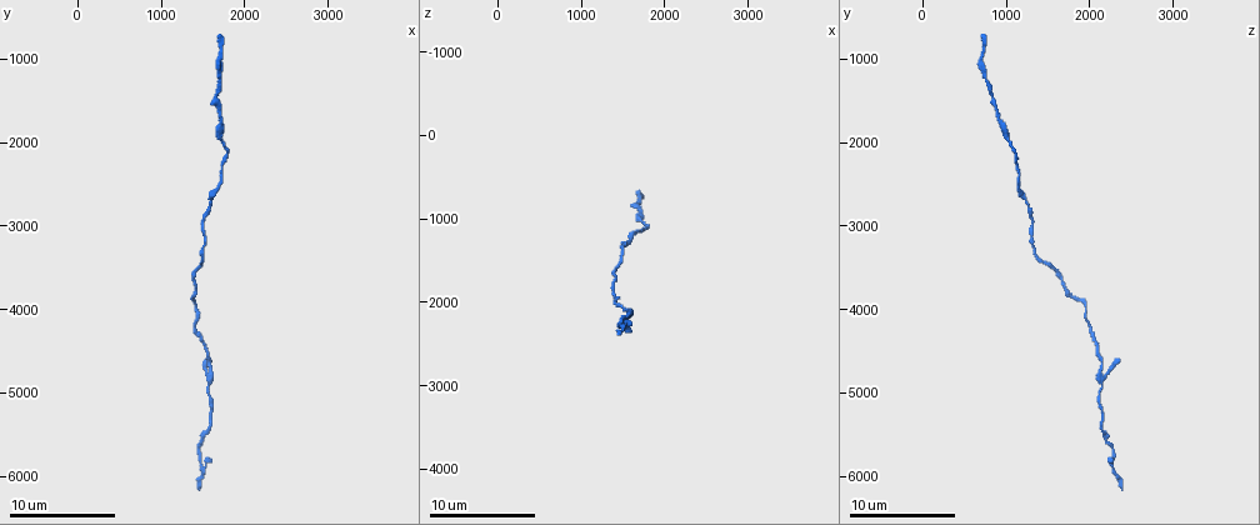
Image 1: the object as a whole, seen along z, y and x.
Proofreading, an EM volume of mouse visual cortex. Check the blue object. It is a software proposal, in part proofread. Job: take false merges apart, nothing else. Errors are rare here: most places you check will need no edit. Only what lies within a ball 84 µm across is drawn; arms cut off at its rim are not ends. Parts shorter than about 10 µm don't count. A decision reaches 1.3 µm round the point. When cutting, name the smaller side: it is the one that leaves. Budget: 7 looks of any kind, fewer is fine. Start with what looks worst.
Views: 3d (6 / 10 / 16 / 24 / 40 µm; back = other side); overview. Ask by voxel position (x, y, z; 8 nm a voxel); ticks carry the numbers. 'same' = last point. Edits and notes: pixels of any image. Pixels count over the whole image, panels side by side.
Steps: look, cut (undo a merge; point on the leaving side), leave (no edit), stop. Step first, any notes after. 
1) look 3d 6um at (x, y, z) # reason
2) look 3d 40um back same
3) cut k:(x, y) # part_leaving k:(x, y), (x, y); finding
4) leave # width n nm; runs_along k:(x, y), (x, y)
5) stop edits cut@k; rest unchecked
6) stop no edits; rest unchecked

look 3d 10um at (1550, 4650, 2100) # calibre changes

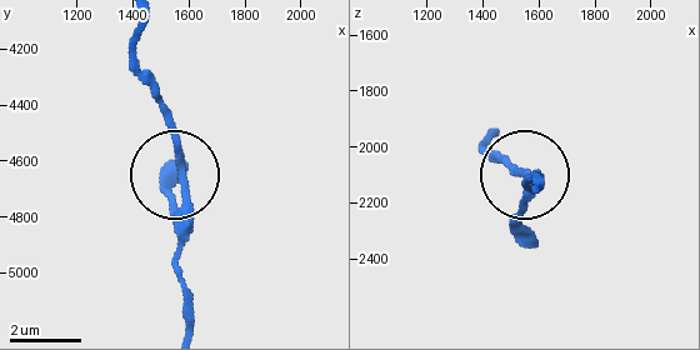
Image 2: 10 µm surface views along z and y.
leave # runs_along 2:(136, 23), (136, 59), (181, 166), (181, 280); one cell here

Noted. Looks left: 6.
look 3d 10um at (1550, 5400, 2150) # thick turns thin

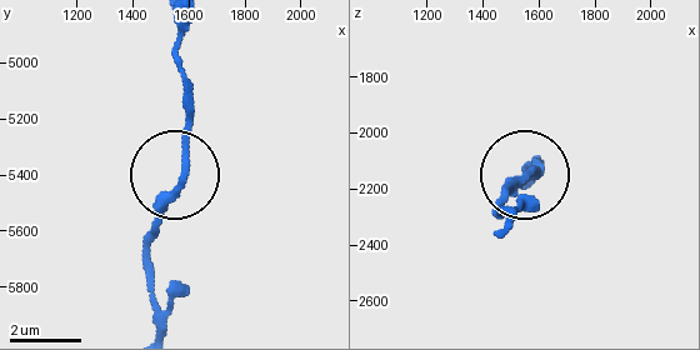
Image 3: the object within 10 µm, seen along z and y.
leave # width 190 nm; runs_along 3:(181, 28), (190, 90), (181, 180), (149, 240); one cell here

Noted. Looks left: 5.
look 3d 16um at (1450, 3450, 1550)

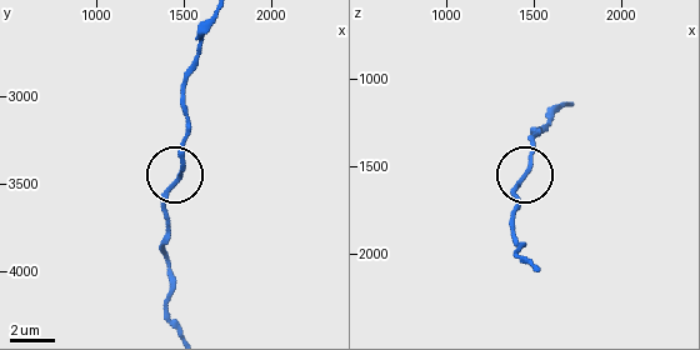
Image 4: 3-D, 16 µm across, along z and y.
leave # width 180 nm; all the same cell

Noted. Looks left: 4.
stop no edits; rest unchecked

